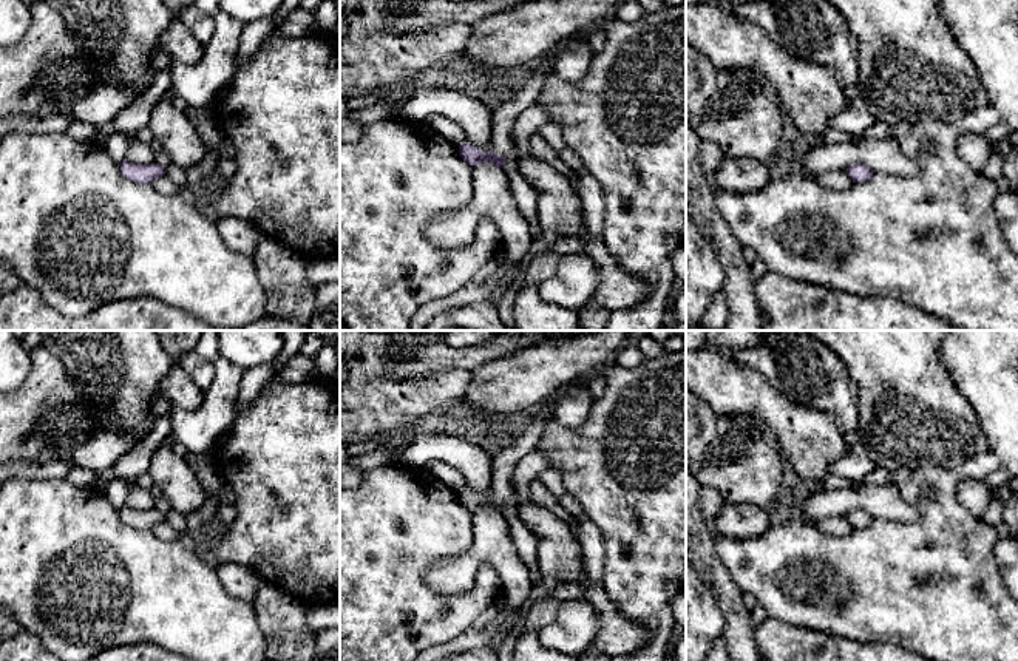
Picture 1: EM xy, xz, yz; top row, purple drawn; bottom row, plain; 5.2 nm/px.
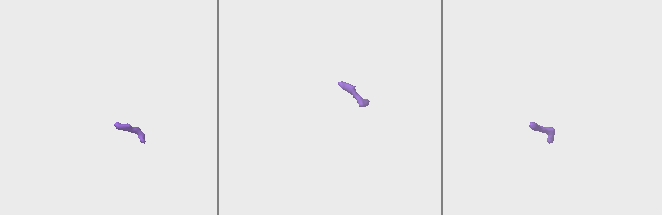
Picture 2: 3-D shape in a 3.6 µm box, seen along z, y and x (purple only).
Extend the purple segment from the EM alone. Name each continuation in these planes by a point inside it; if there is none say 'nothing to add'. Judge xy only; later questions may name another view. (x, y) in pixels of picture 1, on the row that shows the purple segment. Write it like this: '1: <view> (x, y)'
nothing to add

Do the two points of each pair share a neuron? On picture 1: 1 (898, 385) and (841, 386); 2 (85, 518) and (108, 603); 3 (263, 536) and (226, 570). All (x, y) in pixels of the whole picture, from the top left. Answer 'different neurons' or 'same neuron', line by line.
1: different neurons
2: same neuron
3: different neurons

